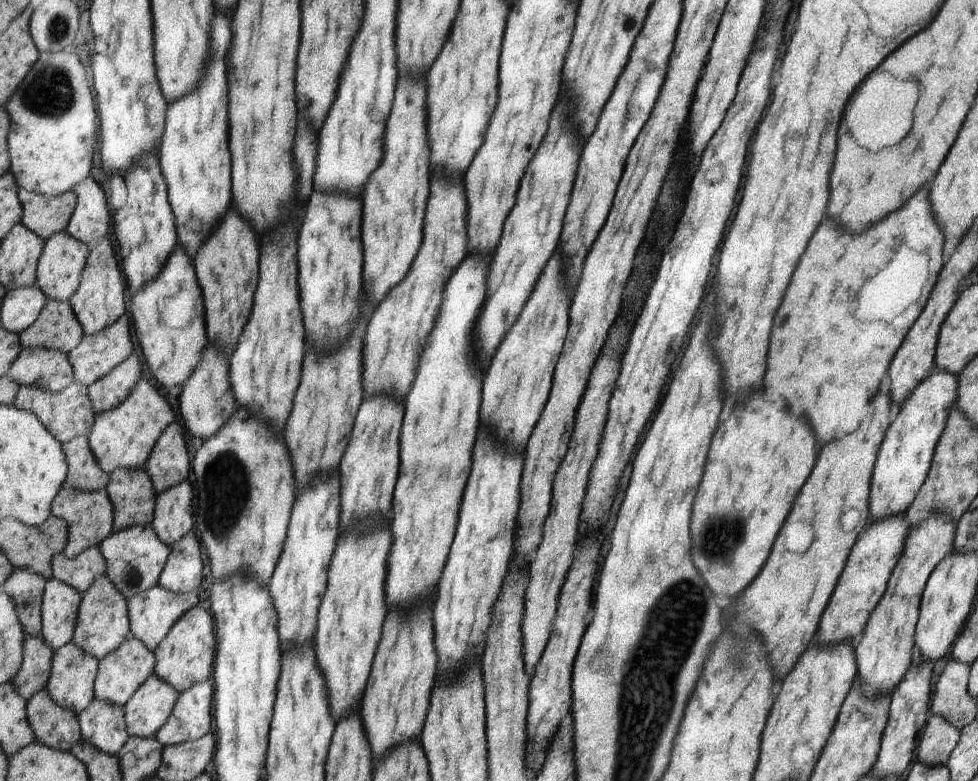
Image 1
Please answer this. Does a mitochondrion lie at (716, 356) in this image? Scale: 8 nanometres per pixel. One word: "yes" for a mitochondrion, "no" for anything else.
no

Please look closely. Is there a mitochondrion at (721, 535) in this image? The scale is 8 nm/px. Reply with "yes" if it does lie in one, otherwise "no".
yes

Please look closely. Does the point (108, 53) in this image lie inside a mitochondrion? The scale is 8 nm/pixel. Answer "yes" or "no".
no

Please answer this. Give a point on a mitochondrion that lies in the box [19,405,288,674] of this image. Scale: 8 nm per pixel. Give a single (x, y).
(227, 476)

